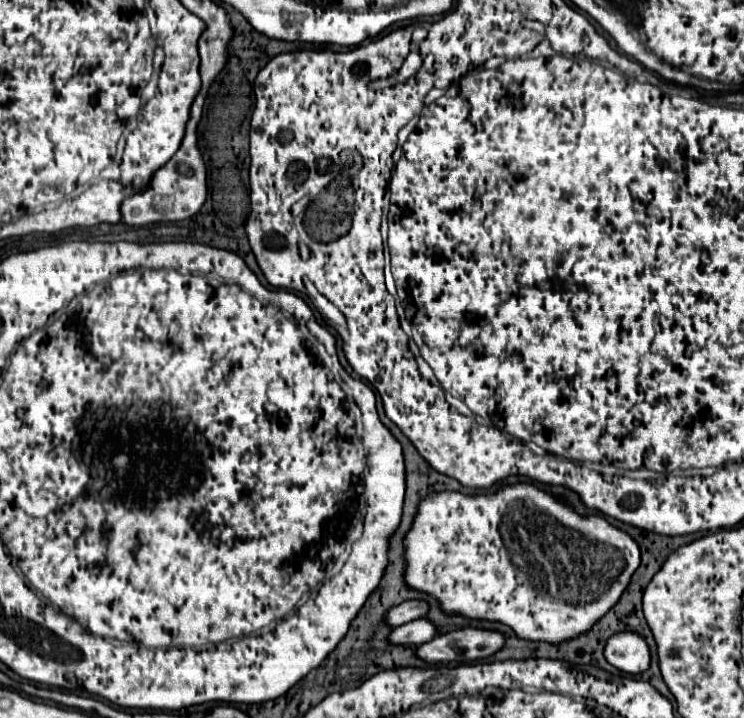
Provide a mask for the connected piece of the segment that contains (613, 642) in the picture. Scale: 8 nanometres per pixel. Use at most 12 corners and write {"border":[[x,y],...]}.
{"border":[[637,633],[607,641],[605,659],[619,671],[649,669],[649,647]]}

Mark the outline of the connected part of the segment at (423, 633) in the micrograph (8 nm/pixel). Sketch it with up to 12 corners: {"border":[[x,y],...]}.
{"border":[[429,619],[395,627],[393,645],[421,645],[435,637]]}

